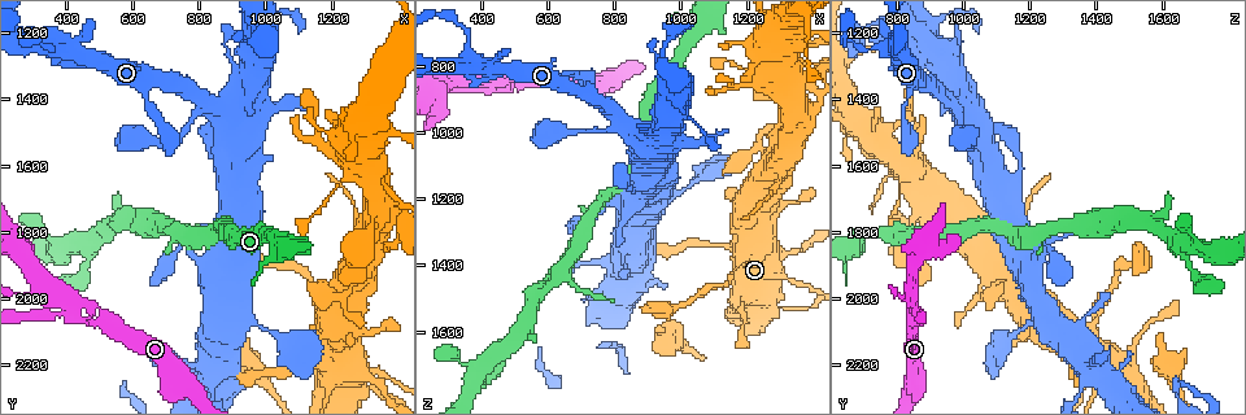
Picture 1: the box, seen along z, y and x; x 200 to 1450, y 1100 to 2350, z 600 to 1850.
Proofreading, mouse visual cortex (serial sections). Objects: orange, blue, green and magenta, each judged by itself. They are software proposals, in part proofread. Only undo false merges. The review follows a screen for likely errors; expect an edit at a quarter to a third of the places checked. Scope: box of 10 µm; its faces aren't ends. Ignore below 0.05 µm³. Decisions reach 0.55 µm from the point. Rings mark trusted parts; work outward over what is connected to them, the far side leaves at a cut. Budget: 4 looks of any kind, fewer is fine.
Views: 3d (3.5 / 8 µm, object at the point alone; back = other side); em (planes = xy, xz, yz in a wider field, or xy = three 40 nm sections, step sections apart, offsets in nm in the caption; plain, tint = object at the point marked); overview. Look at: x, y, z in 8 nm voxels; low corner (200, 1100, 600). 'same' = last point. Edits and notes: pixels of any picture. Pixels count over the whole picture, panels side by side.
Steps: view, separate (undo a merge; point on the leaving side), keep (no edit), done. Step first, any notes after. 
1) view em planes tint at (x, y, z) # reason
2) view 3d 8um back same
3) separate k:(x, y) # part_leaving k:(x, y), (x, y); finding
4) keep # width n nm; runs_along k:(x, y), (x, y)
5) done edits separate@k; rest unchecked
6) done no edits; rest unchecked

view 3d 3.5um at (840, 2230, 1420)

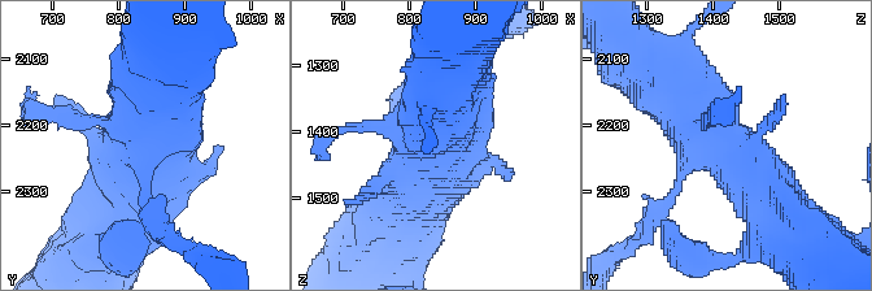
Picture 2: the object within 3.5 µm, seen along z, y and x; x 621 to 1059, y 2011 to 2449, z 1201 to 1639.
view em xy step 2 tint at (845, 2230, 1420)

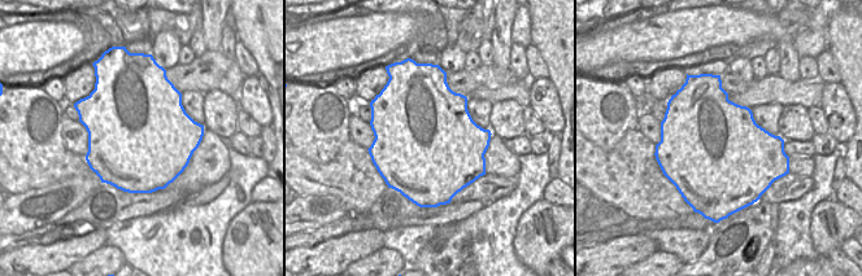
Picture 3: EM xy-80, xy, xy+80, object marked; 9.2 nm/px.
view em planes tint same # cut it another way

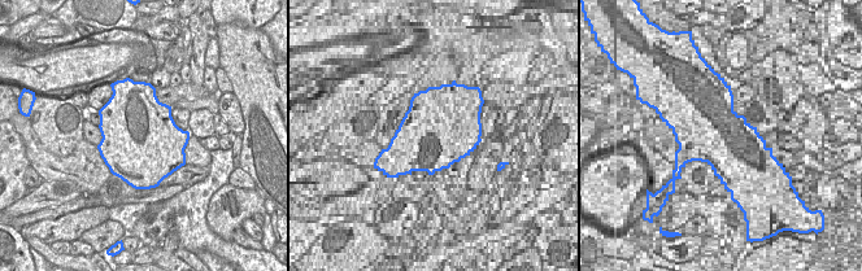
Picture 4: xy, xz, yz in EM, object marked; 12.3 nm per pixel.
keep # runs_along 2:(641, 57), (668, 78), (761, 190); all the same cell

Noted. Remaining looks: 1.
view 3d 3.5um at (440, 2010, 850) # arms part here

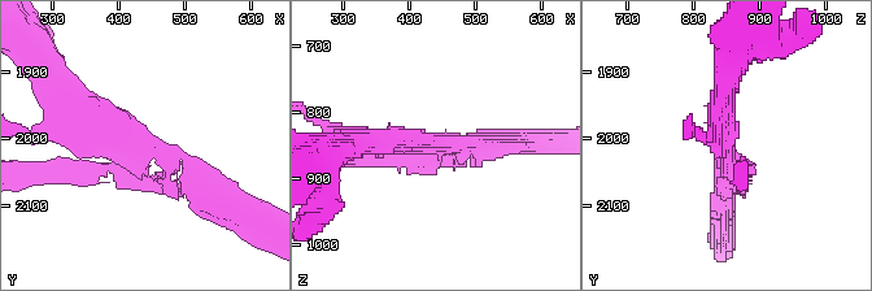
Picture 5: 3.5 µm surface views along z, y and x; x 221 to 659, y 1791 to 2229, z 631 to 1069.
separate 5:(69, 163) # part_leaving 5:(120, 168), (35, 177); two cells meet here

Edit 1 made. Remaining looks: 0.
done edits separate@5; rest unchecked

